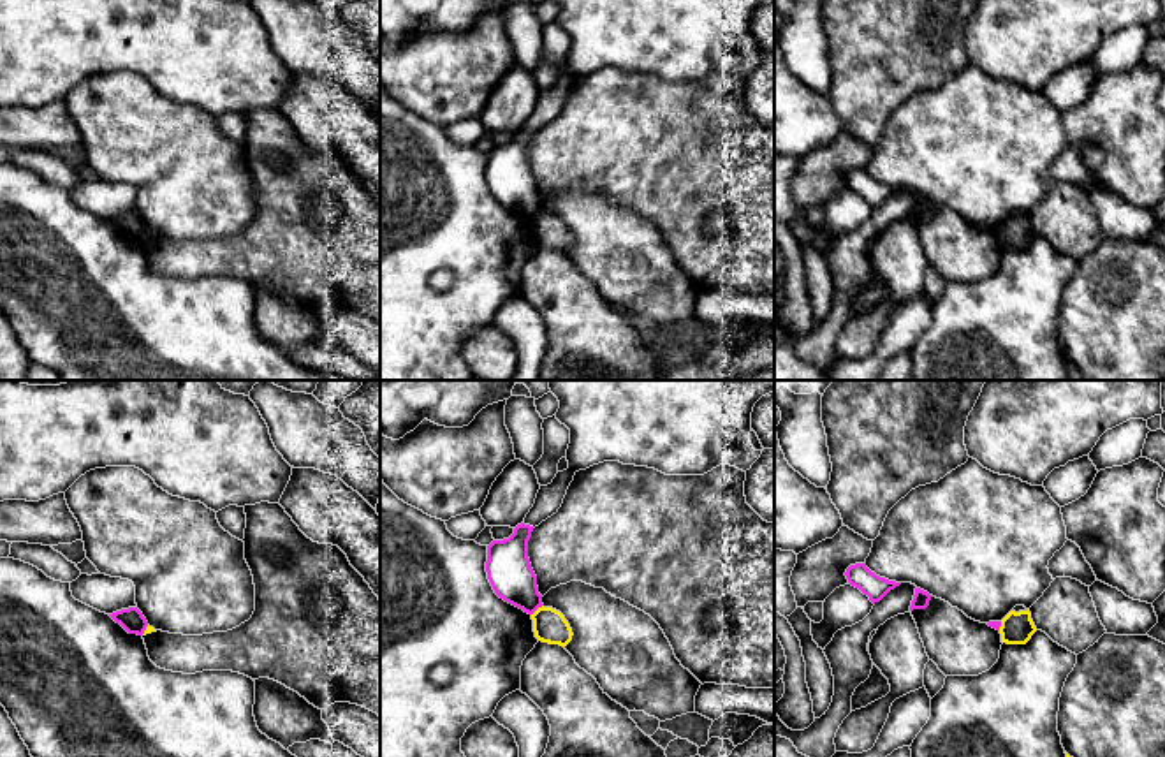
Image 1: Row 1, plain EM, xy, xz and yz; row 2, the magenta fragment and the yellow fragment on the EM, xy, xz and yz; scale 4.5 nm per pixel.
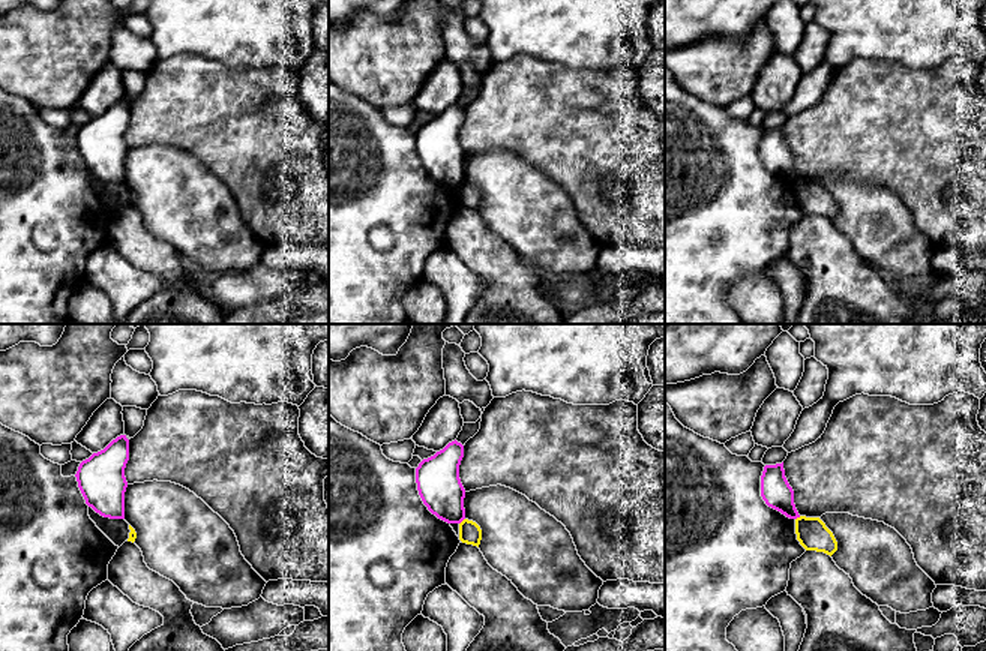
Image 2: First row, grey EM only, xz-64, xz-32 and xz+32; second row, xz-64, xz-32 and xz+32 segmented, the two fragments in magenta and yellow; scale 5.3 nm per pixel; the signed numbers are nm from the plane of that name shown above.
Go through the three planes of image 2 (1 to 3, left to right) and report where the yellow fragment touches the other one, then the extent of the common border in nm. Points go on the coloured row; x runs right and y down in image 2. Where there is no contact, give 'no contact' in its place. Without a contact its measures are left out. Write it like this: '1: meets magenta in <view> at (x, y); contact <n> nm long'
1: no contact
2: meets magenta in xz-32 at (462, 519); contact 50 nm long
3: meets magenta in xz+32 at (797, 516); contact 40 nm long

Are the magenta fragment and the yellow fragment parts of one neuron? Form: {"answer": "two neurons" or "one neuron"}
{"answer": "two neurons"}

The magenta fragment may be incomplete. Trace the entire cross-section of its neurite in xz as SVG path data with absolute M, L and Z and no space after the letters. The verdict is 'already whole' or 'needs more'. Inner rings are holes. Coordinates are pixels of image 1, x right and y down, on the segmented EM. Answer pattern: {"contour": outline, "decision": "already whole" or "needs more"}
{"contour": "M517 525L514 533L487 546L486 572L495 593L505 602L533 614L542 607L537 576L528 558L528 540L533 526Z", "decision": "already whole"}

